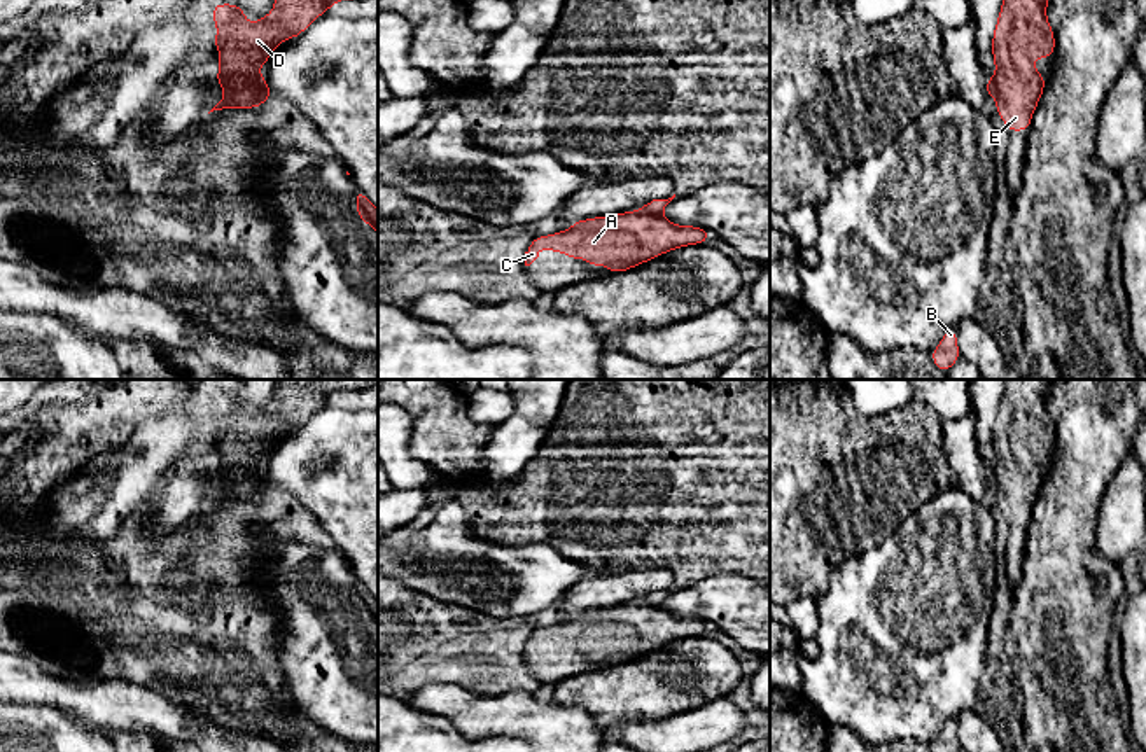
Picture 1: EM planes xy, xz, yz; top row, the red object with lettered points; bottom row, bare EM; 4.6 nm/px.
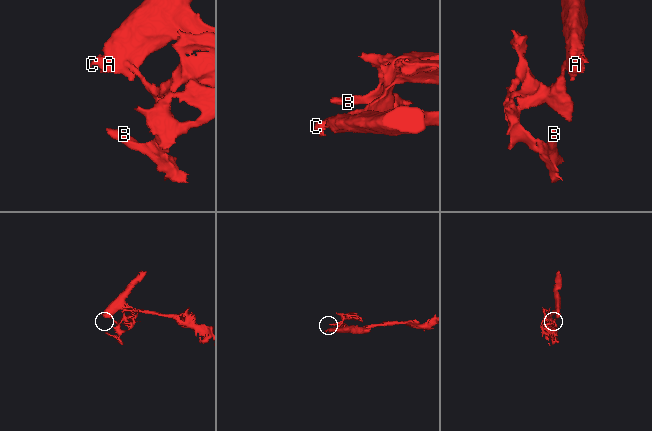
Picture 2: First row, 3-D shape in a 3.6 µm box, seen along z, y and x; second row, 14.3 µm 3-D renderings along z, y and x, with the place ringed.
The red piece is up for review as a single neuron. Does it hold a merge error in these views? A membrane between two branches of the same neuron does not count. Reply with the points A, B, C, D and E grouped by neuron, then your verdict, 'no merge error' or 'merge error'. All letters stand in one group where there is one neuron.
groups A C D E / B; merge error

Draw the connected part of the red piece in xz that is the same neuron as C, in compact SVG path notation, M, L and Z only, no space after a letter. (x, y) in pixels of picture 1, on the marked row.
M640 210L576 220L567 231L532 238L525 266L539 257L539 248L563 252L569 259L586 259L590 266L605 266L611 275L686 245L707 243L710 233L696 226L677 226L663 215Z

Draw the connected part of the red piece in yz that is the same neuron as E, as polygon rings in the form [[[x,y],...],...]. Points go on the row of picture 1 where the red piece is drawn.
[[[1003,0],[992,35],[992,58],[996,63],[996,108],[1008,131],[1029,131],[1032,114],[1045,91],[1046,79],[1036,70],[1034,58],[1055,54],[1055,33],[1046,17],[1050,0]]]

